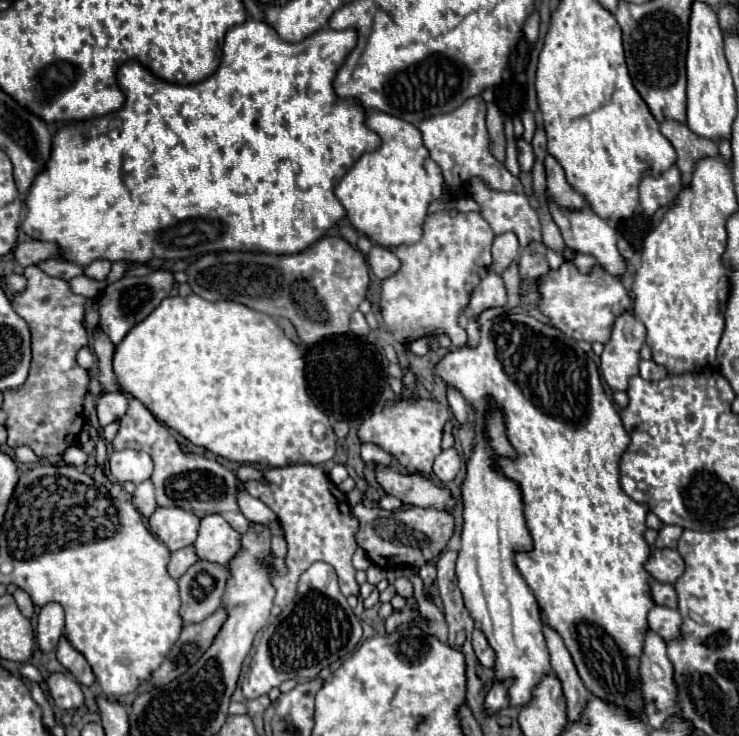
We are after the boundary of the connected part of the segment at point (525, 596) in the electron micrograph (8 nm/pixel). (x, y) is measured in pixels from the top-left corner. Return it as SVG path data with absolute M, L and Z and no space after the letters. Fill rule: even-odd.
M492 412L488 416L486 432L488 438L474 446L474 454L466 464L468 470L462 484L464 528L462 548L456 562L456 578L468 612L482 624L490 646L496 650L496 680L510 676L516 678L508 688L508 694L514 706L522 706L530 700L534 684L538 684L544 674L552 672L552 666L542 636L538 602L514 564L516 550L532 548L532 538L522 514L522 496L512 480L494 470L494 454L516 456L514 448L506 440L500 412Z

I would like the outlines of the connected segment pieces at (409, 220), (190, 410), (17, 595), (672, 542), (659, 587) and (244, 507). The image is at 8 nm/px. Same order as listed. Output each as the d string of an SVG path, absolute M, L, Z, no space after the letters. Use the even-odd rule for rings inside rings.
M368 112L366 126L382 138L382 146L364 154L334 188L352 226L374 244L394 248L422 238L426 208L442 194L442 174L422 144L422 134L408 122L384 112Z
M168 296L160 302L160 306L146 318L142 320L140 324L136 324L126 336L124 340L116 346L114 350L114 374L116 374L116 380L120 384L120 388L128 394L132 394L134 398L138 398L162 424L166 424L168 428L176 430L178 434L182 434L188 442L192 442L194 446L202 446L206 450L210 450L212 454L216 456L222 456L230 462L238 462L238 464L260 464L264 468L282 468L282 466L290 466L290 464L324 464L328 462L332 456L334 456L334 450L336 450L336 436L334 436L334 430L332 426L328 424L328 418L322 410L316 408L316 404L312 402L312 398L308 396L306 392L306 382L304 382L304 358L302 358L302 352L300 348L288 340L284 336L284 332L276 326L276 322L262 314L262 312L256 312L244 304L236 304L236 302L208 302L208 300L202 300L200 296ZM316 422L322 422L326 424L326 434L322 440L316 440L312 436L312 424Z
M16 590L16 592L14 592L14 600L16 600L16 604L18 604L23 615L31 619L33 617L35 607L32 600L30 600L30 596L28 596L24 590Z
M662 524L662 528L658 530L658 538L656 538L656 544L658 548L676 548L676 542L678 542L678 536L682 534L682 528L680 526L674 526L674 524Z
M650 578L650 592L656 604L666 604L670 608L676 608L676 596L674 596L674 588L670 584L662 584L656 578Z
M242 490L242 496L238 496L238 506L242 510L242 514L250 520L250 522L260 522L260 524L270 524L276 518L276 514L266 506L262 504L258 498L250 496L246 490Z

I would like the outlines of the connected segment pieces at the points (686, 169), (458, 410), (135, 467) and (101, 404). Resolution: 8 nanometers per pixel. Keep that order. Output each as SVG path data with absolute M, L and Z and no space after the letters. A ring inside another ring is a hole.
M662 120L660 122L660 132L672 142L678 160L676 166L680 168L682 182L690 184L690 176L694 170L694 162L704 156L716 156L718 146L712 140L706 140L698 134L694 134L686 124L676 122L676 120Z
M450 390L450 392L448 392L448 404L450 404L450 408L452 408L458 424L460 424L460 426L466 426L466 424L468 424L468 406L466 406L466 402L462 400L462 396L460 396L458 392Z
M120 450L112 452L108 458L110 474L118 482L134 482L140 484L152 474L152 460L146 452L138 450Z
M104 392L98 396L96 400L96 414L98 414L98 422L100 428L120 420L126 414L128 408L128 398L120 392Z

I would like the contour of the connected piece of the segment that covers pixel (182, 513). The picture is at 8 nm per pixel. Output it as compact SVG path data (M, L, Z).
M156 508L150 516L150 530L156 534L170 552L192 546L198 536L200 518L182 508Z

